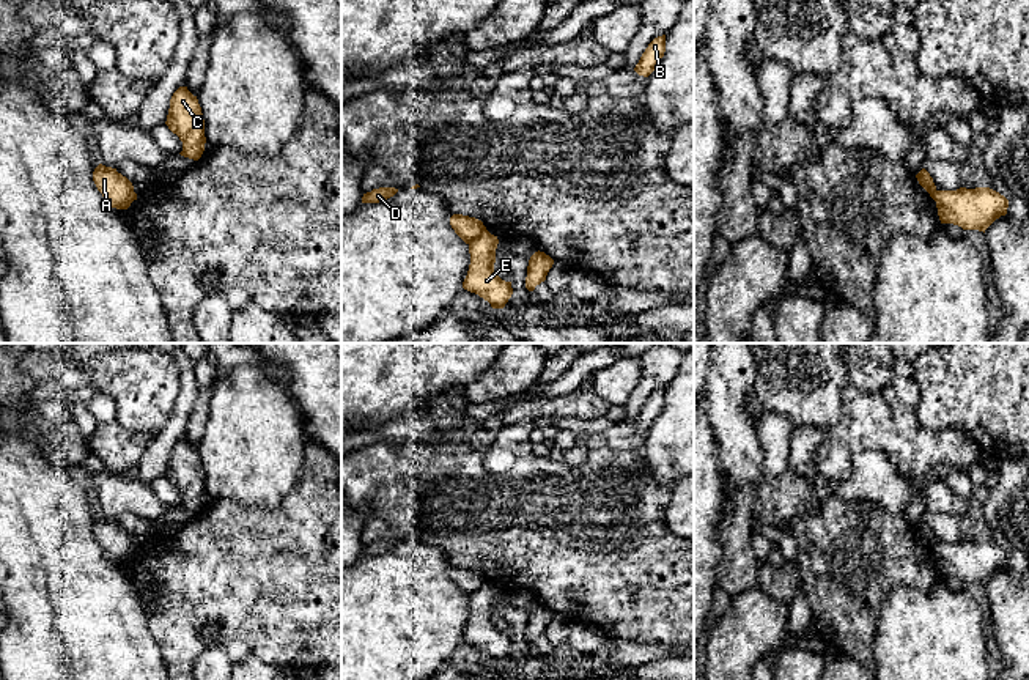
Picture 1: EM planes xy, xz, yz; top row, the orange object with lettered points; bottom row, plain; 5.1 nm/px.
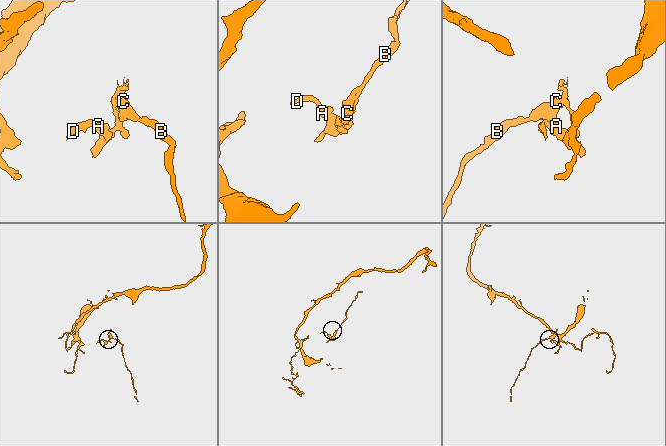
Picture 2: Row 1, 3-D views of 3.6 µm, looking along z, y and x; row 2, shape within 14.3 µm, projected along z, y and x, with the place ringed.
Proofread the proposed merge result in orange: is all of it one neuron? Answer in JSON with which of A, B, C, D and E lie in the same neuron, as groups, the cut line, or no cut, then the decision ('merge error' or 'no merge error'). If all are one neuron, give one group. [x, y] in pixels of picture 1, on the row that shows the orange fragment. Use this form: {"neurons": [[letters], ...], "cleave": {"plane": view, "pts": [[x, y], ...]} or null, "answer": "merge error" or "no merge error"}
{"neurons": [["A", "D"], ["B", "C", "E"]], "cleave": {"plane": "xz", "pts": [[486, 230], [468, 243]]}, "answer": "merge error"}

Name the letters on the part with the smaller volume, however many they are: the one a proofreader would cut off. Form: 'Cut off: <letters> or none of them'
Cut off: B, C, E

